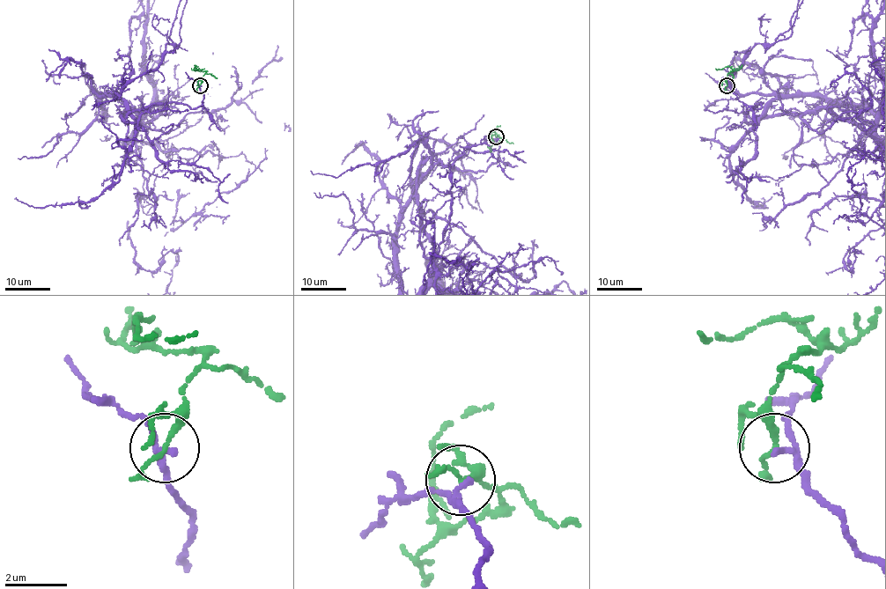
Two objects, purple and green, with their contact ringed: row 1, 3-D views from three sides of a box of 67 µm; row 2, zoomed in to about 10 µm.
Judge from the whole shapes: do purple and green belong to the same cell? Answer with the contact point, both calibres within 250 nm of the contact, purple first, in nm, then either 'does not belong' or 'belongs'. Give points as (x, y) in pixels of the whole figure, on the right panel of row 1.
(727, 85) | 180/160 nm | does not belong

